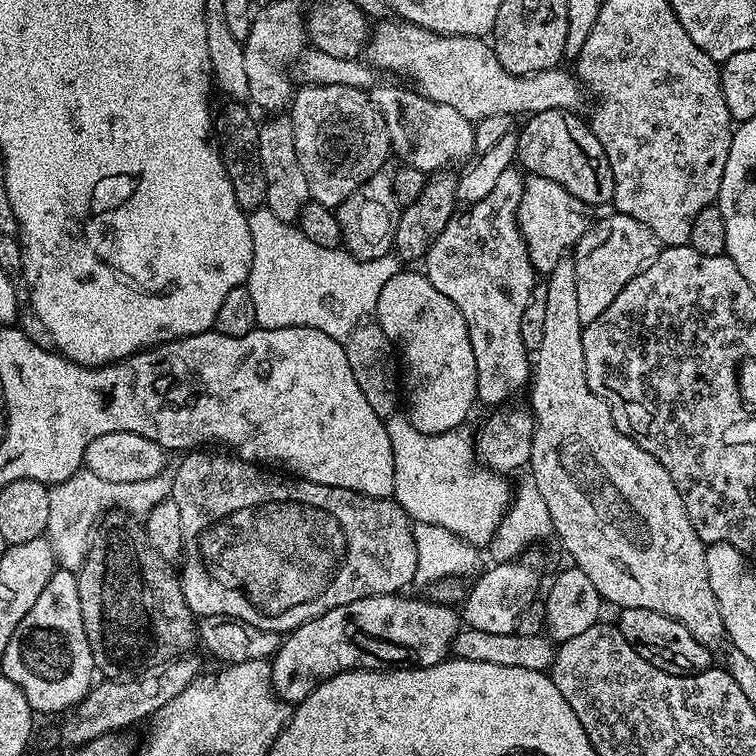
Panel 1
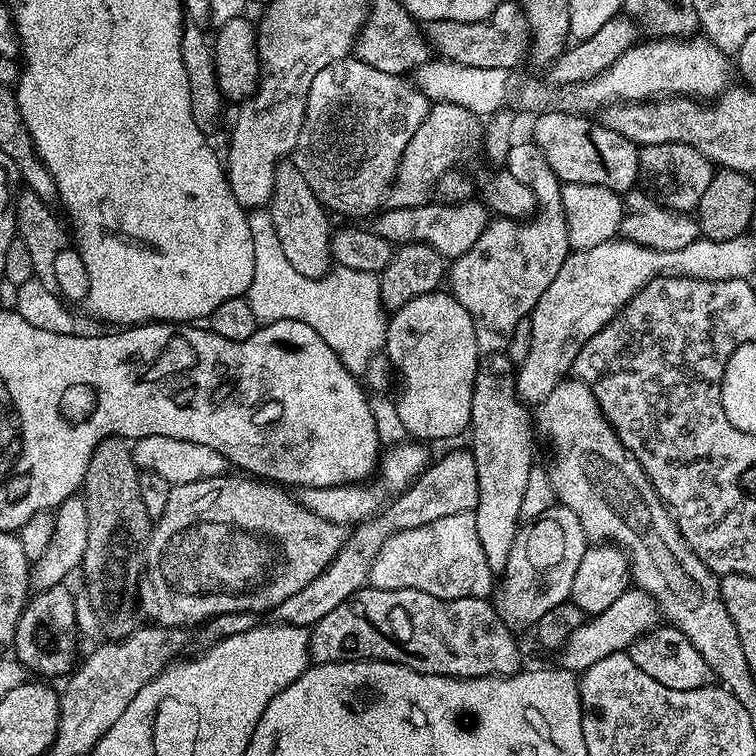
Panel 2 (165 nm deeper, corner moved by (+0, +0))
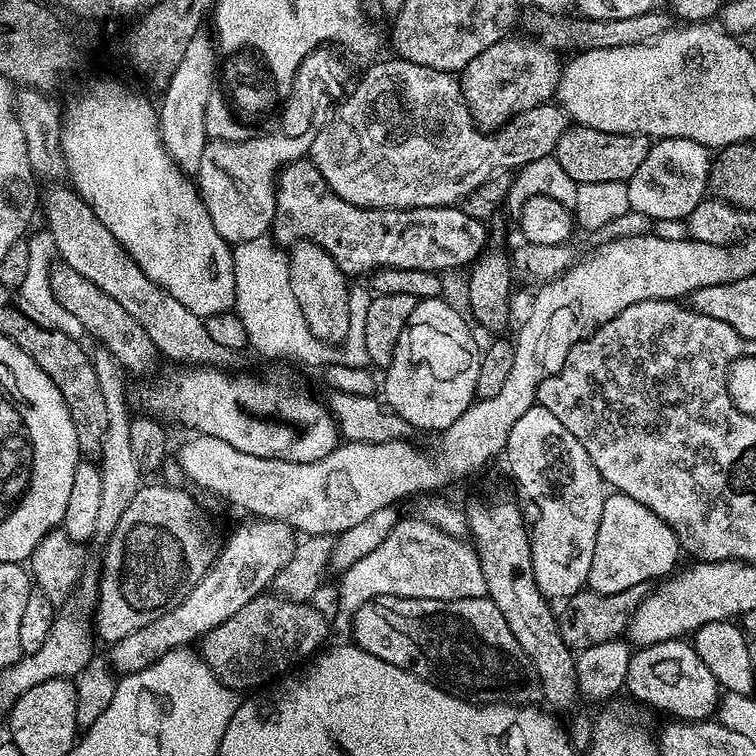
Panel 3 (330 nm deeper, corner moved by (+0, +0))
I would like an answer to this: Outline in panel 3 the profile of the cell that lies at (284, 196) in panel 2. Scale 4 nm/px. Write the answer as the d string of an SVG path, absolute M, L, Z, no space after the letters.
M297 240L291 245L287 253L287 262L290 274L290 287L294 290L294 297L301 306L302 314L305 315L306 326L313 340L323 341L325 345L340 346L344 344L350 330L350 280L345 276L343 270L318 246L309 240Z

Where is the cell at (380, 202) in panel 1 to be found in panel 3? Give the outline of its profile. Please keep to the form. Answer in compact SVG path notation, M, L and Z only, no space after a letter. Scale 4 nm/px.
M512 39L494 42L494 46L482 50L482 54L459 73L464 101L472 121L481 130L499 130L512 117L549 103L555 97L562 67L562 60L556 57L555 50L536 40Z

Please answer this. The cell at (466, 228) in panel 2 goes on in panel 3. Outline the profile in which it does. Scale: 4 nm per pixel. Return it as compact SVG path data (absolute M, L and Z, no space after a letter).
M311 159L295 160L293 164L288 164L280 170L279 176L276 178L276 213L272 219L270 236L276 244L280 246L291 246L297 240L309 240L318 246L322 246L322 250L326 250L326 254L330 254L330 258L334 258L334 262L343 270L345 276L355 278L365 272L371 274L378 268L401 268L402 270L426 270L427 272L435 272L444 274L447 268L463 268L467 269L469 265L482 252L485 251L486 245L489 243L489 229L486 227L485 221L470 218L470 214L466 214L463 207L453 206L451 208L359 208L350 202L346 202L342 198L338 198L338 194L334 194L334 190L330 190L330 186L326 182L326 178L322 178L322 174L318 174L318 170L312 165Z

